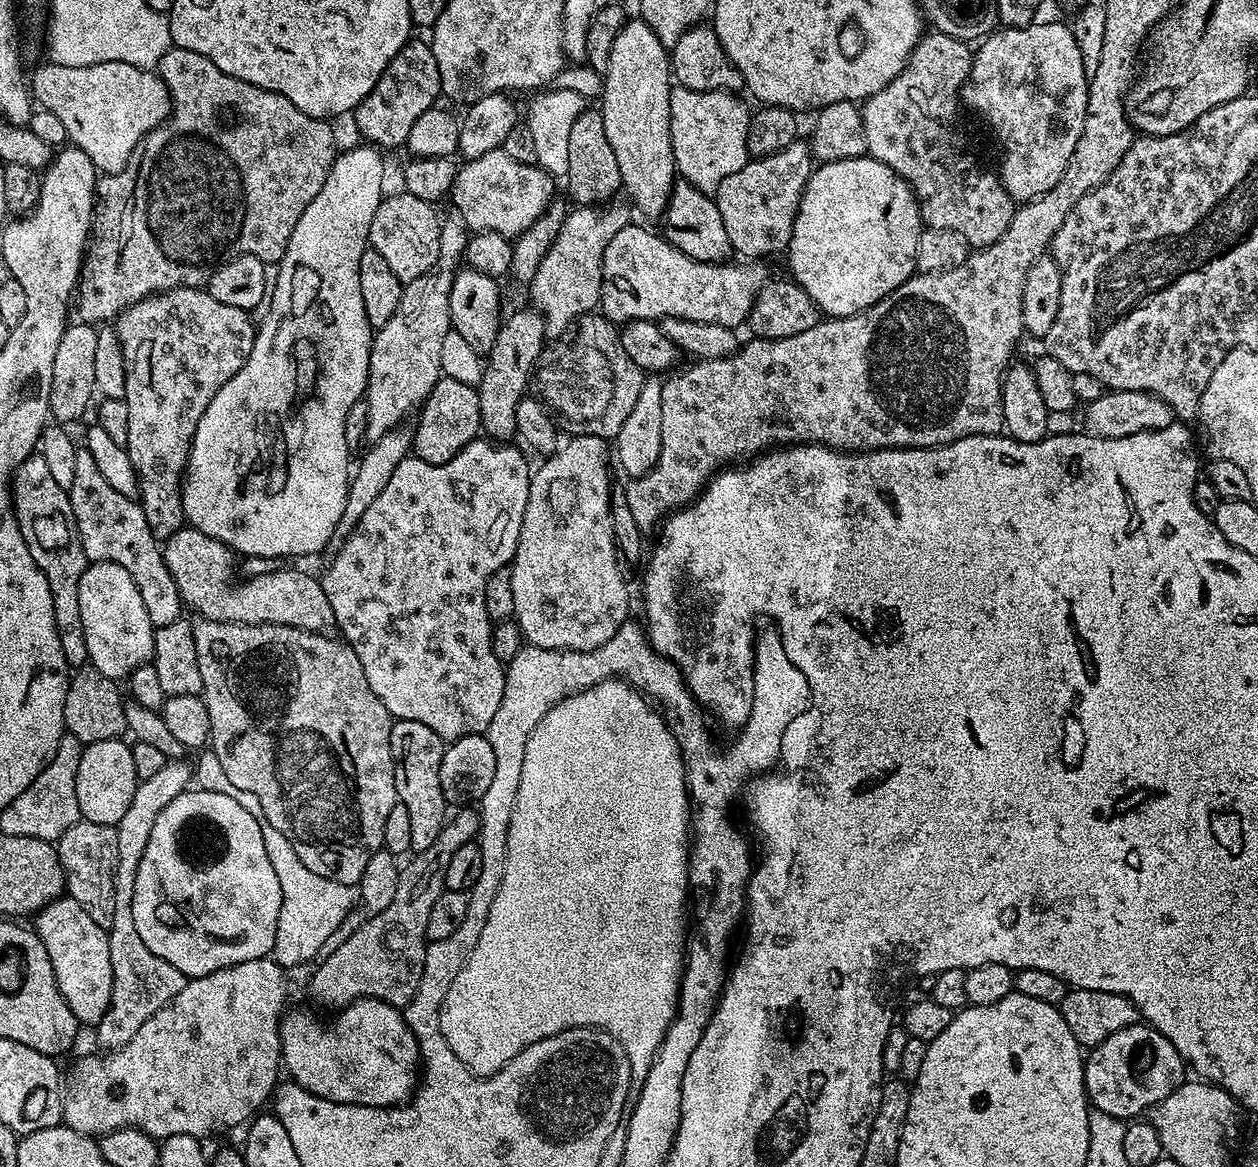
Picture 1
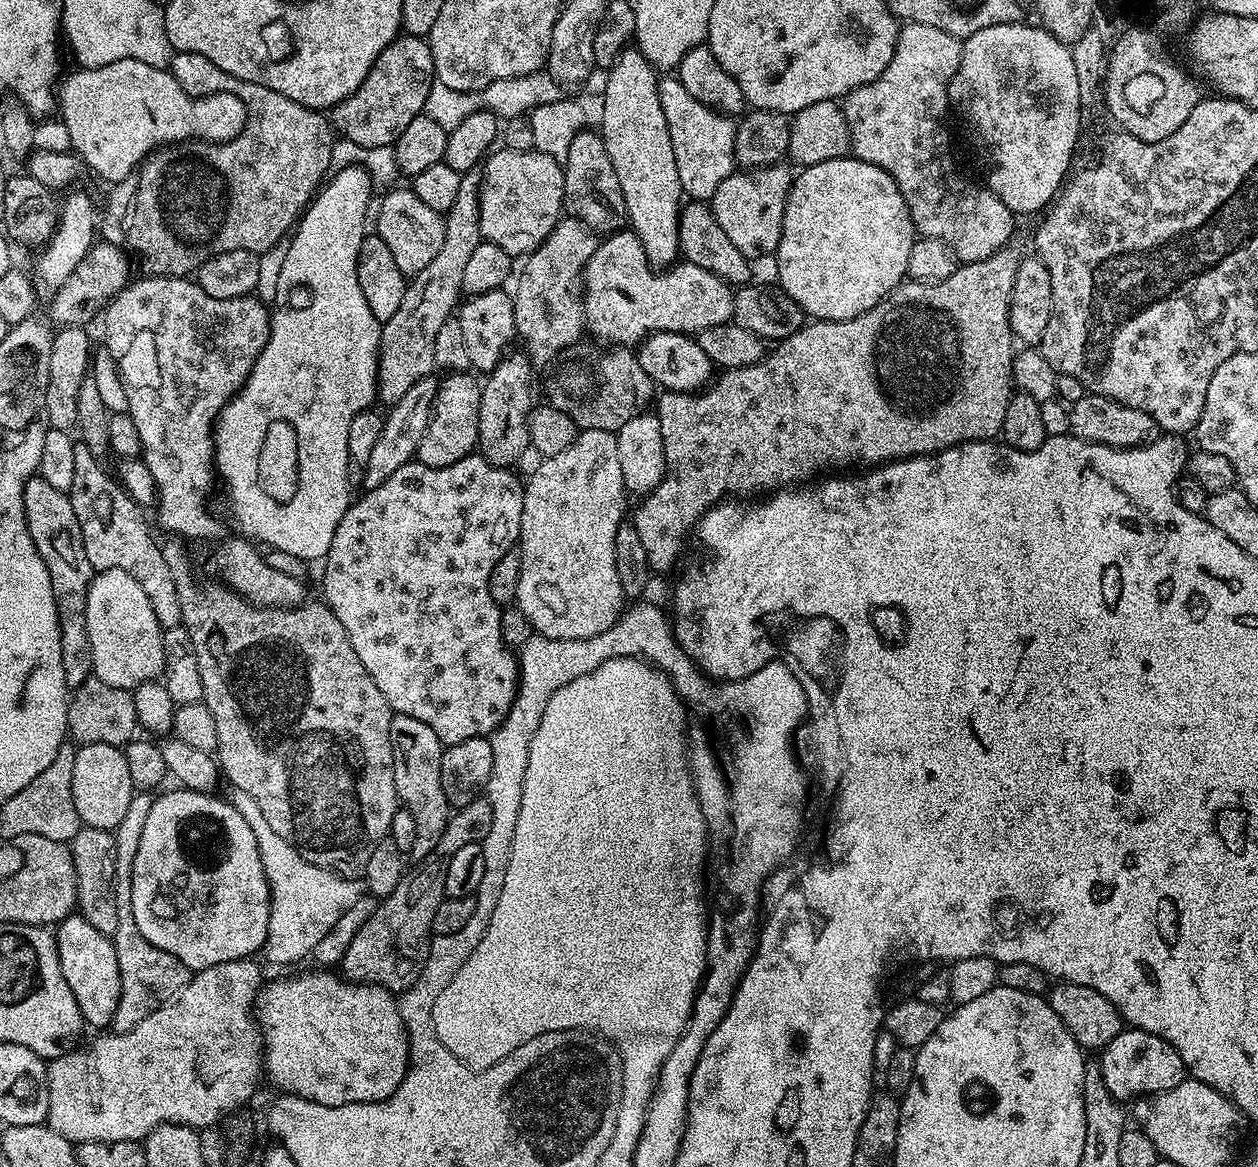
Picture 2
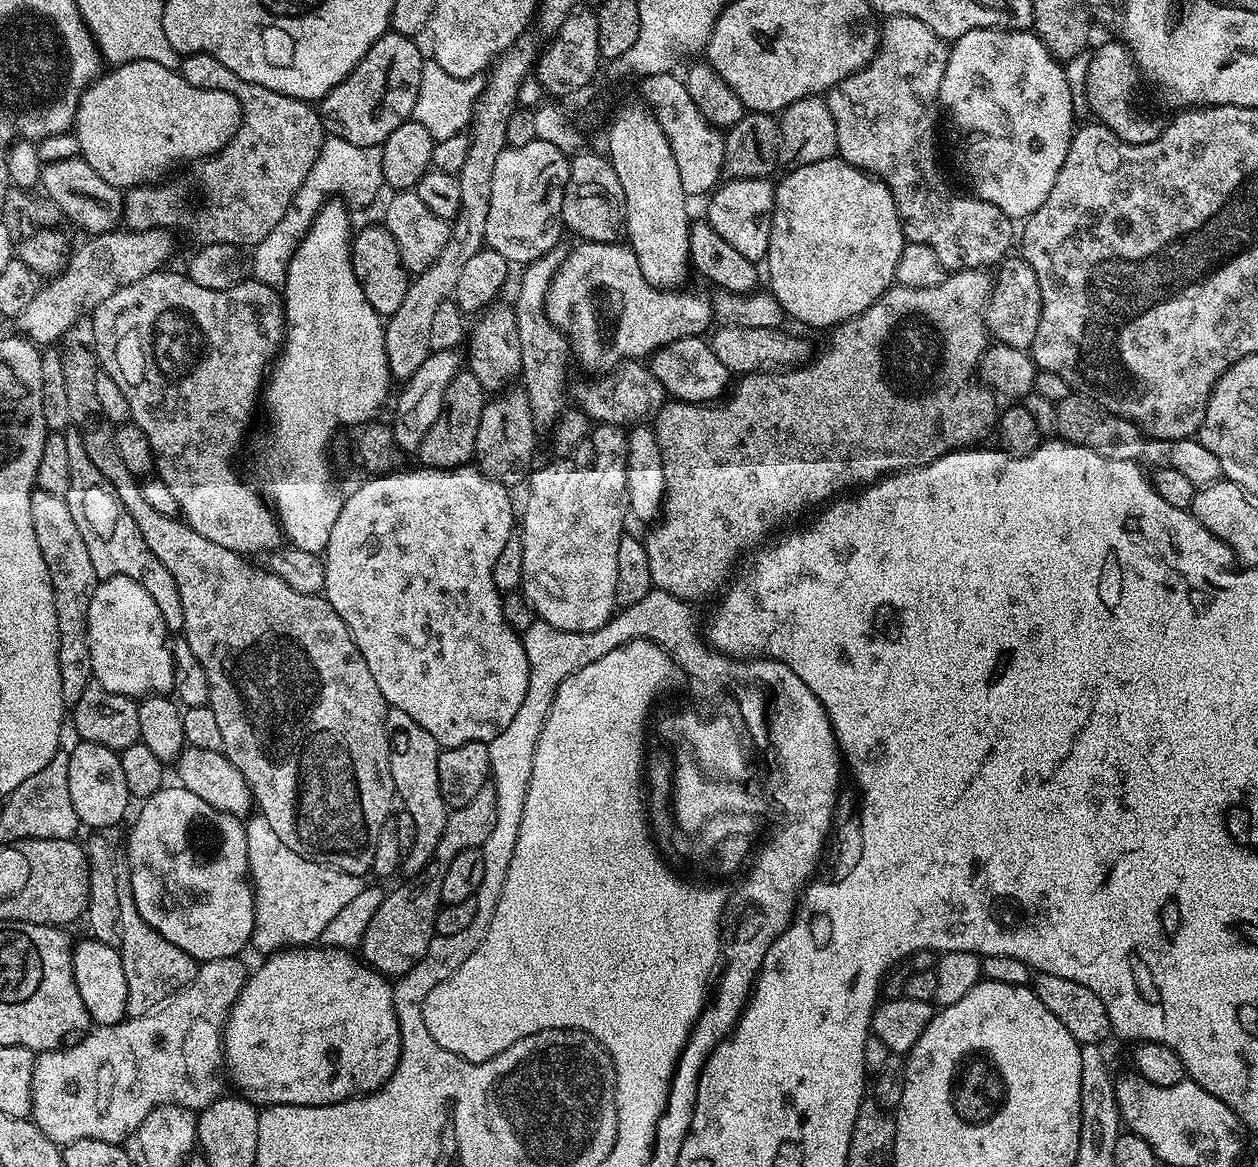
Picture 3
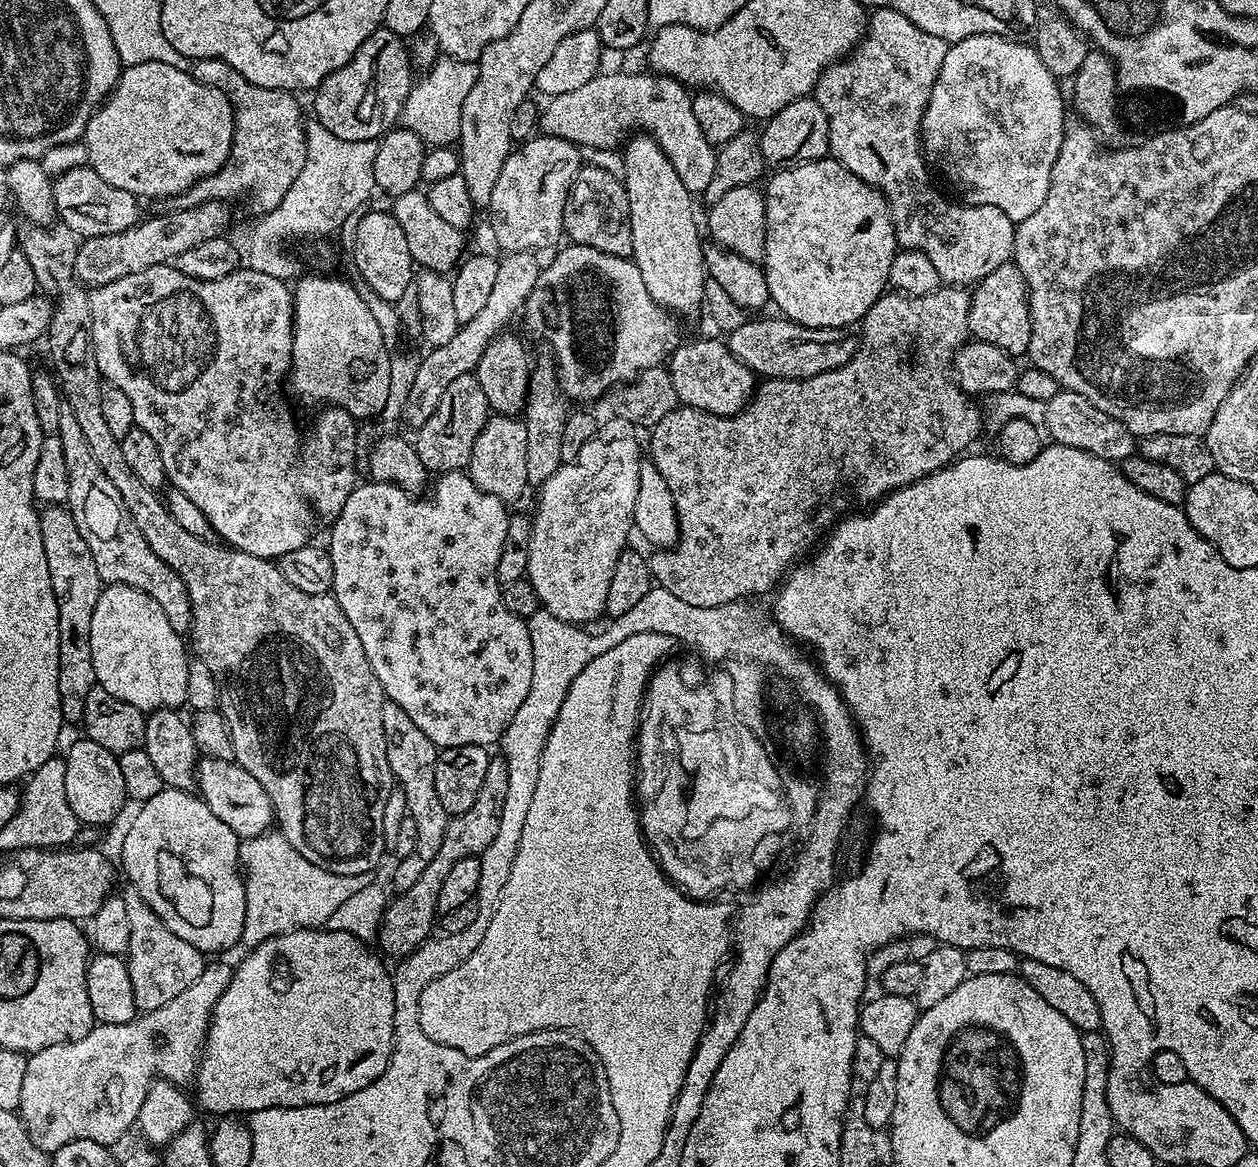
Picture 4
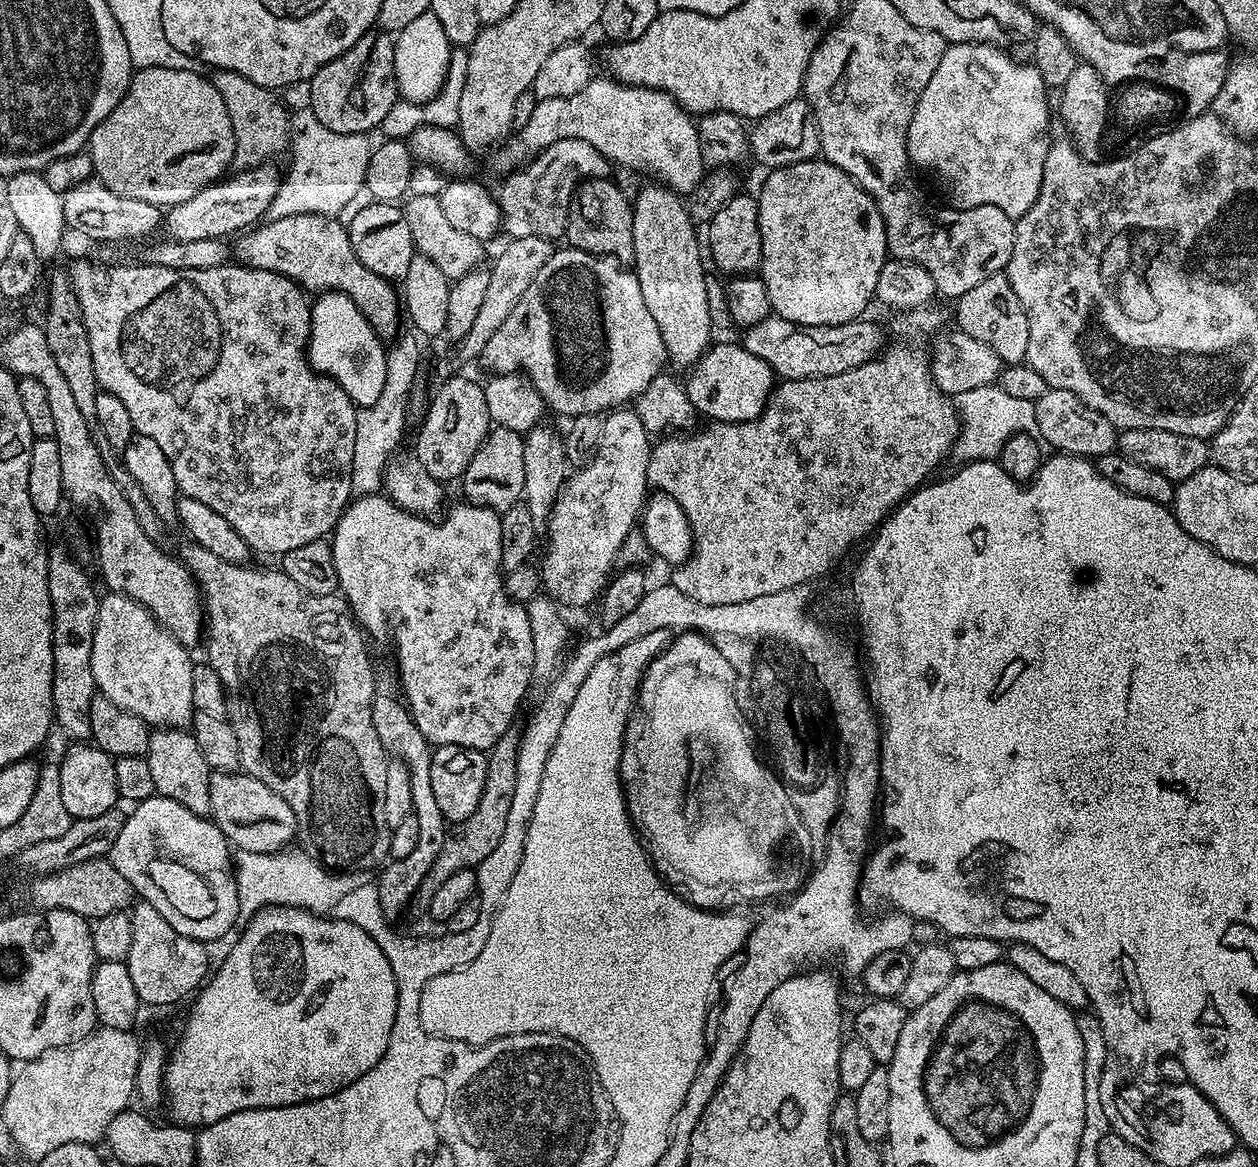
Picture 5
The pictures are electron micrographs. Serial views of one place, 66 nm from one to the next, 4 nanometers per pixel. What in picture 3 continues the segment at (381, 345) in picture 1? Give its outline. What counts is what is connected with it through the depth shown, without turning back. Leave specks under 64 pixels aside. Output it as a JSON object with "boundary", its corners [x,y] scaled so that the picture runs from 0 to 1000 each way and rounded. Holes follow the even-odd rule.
{"boundary":[[[408,39],[391,56],[390,64],[387,66],[385,80],[378,87],[378,93],[376,94],[375,104],[374,107],[374,116],[375,124],[374,132],[370,134],[370,139],[367,142],[365,149],[366,156],[366,179],[362,188],[358,192],[358,205],[351,214],[351,218],[343,224],[343,227],[339,232],[333,234],[325,243],[323,249],[323,255],[320,255],[320,262],[308,272],[305,278],[305,296],[307,296],[307,307],[308,308],[308,317],[316,326],[320,327],[324,326],[339,310],[340,304],[344,302],[342,296],[342,279],[345,279],[345,269],[348,269],[348,262],[351,262],[362,251],[364,245],[364,238],[367,236],[367,231],[370,229],[374,221],[380,218],[380,214],[386,213],[385,205],[386,204],[386,183],[390,183],[390,155],[393,153],[393,141],[396,140],[396,132],[403,124],[403,103],[408,95],[412,92],[413,75],[417,69],[421,68],[421,63],[424,58],[424,48],[422,48],[418,42],[414,39]]]}

